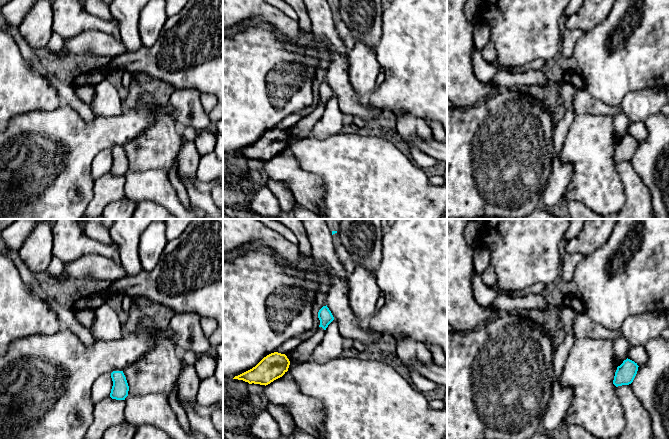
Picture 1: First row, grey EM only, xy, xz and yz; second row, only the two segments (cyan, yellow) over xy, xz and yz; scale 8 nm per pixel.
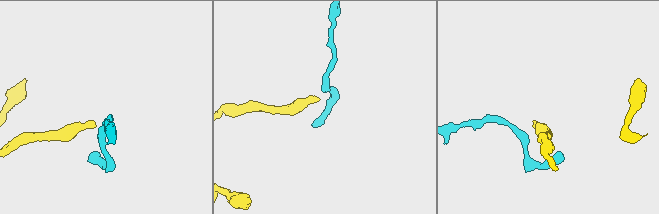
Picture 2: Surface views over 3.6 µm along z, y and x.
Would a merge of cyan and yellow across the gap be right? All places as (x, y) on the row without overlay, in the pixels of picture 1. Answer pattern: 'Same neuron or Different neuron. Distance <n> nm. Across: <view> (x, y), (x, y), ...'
Different neuron. Distance 360 nm. Across: xz (319, 102), (286, 132)

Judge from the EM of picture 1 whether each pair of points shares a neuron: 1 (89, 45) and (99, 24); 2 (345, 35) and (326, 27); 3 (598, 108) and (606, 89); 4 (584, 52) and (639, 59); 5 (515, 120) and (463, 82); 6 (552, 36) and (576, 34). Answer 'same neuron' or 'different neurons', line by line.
1: different neurons
2: different neurons
3: different neurons
4: same neuron
5: different neurons
6: different neurons

